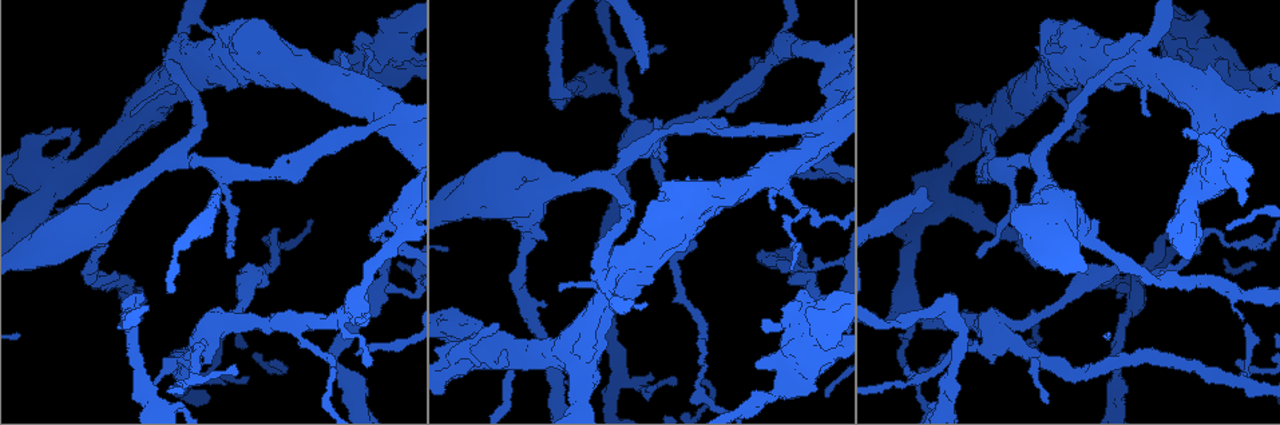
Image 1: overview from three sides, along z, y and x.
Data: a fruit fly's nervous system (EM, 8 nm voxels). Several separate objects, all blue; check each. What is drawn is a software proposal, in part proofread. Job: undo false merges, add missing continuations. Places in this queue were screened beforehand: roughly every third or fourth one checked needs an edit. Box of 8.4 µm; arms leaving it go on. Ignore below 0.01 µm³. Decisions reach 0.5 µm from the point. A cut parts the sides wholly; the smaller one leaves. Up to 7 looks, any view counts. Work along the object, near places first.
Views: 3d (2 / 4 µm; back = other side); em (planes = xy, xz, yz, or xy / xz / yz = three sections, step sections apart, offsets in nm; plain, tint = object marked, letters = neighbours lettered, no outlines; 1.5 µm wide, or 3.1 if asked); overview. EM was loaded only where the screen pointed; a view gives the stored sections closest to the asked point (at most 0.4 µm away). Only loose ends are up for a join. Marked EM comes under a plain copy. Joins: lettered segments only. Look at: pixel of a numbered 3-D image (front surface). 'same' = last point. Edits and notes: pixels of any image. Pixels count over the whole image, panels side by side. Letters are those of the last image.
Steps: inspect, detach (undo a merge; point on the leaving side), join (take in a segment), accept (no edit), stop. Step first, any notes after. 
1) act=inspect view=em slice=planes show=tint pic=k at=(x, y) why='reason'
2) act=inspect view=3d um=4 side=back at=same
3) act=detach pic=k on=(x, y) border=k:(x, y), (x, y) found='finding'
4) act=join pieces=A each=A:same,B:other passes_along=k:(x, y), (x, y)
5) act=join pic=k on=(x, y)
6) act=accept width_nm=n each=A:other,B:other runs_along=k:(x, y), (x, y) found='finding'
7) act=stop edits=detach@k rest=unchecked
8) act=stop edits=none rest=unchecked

act=inspect view=3d um=2 pic=1 at=(607, 281) why='small branch off a trunk'

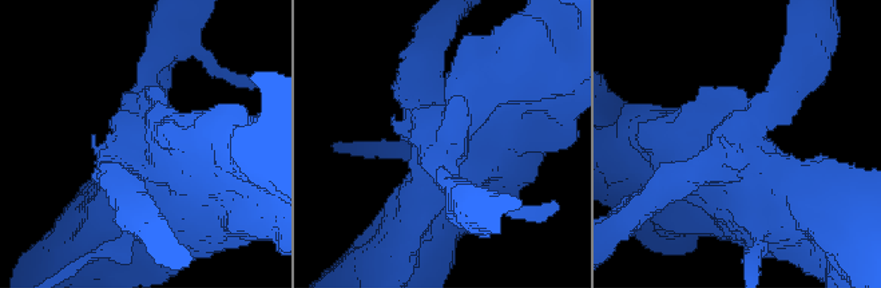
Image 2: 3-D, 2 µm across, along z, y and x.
act=inspect view=em slice=planes show=letters pic=2 at=(737, 165) why='need the tissue'

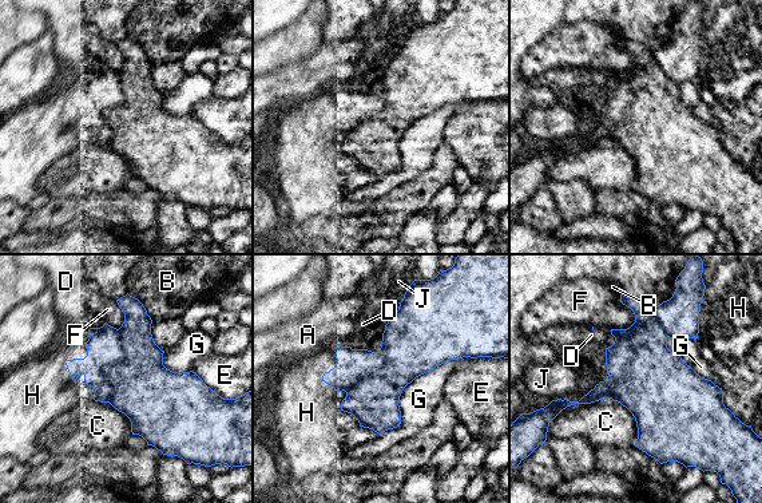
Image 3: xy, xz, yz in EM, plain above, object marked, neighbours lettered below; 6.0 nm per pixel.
act=detach pic=3 on=(104, 349) each=A:other,B:other,C:other,D:other,E:other,F:other,G:other,H:other,J:other found='a second cell is stuck on'

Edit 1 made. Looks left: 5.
act=inspect view=overview

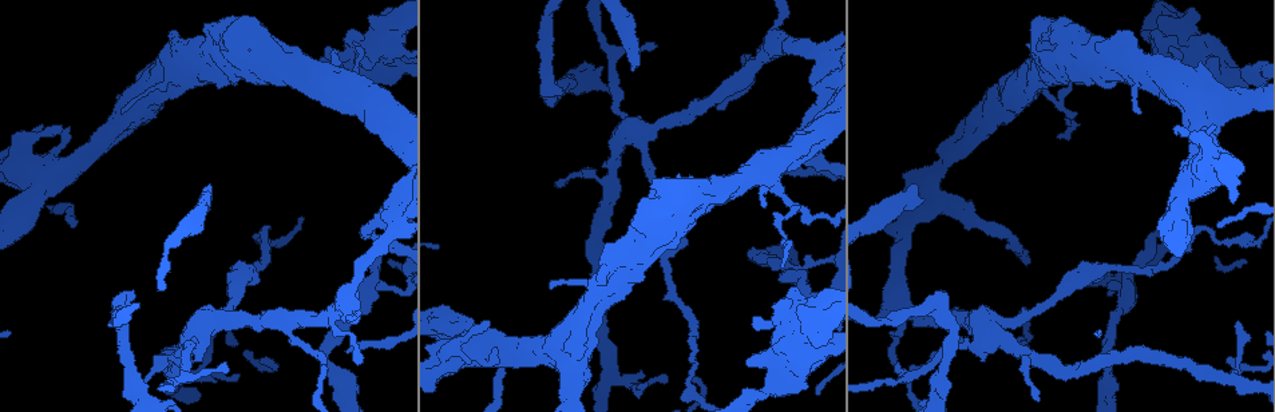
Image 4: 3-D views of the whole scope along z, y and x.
act=inspect view=em slice=xy step=4 show=tint pic=4 at=(777, 184) why='thick turns thin'

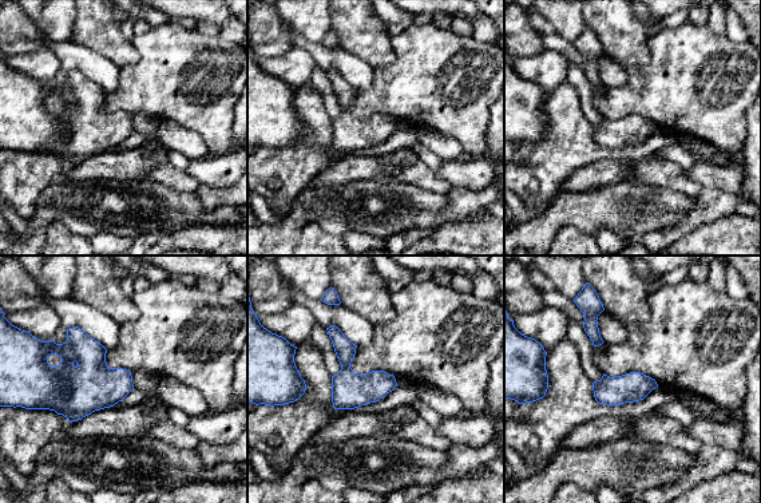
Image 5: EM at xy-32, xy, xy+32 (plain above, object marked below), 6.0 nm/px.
act=inspect view=em slice=xy step=4 show=letters at=same why='see the neighbours'

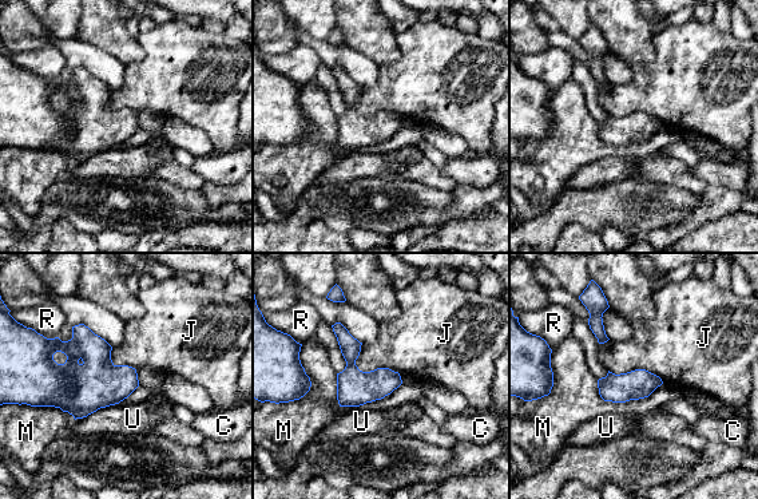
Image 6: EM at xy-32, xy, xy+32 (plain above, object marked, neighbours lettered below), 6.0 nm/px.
act=accept each=C:other,J:other,M:other,R:other,U:other border=6:(401, 383), (358, 406), (336, 399) found='one cell here'

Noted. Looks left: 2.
act=inspect view=em slice=planes show=letters pic=4 at=(800, 277) why='two arms in line, one across'

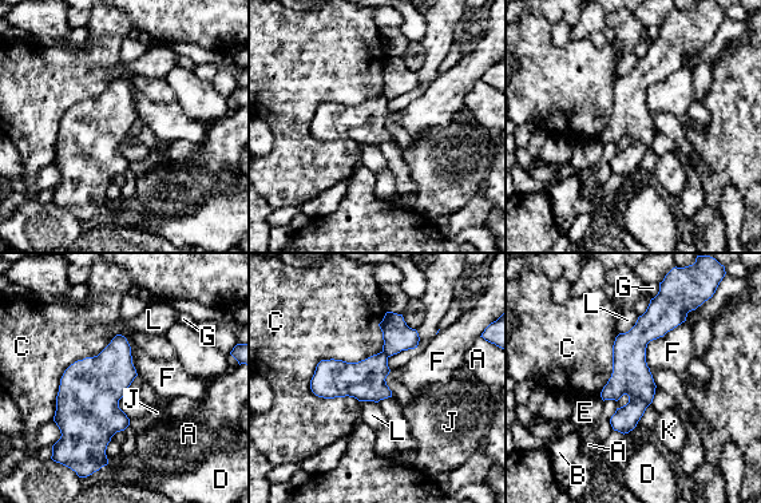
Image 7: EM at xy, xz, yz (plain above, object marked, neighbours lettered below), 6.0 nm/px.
act=detach pic=7 on=(365, 380) each=A:other,B:other,C:other,D:other,E:other,F:other,G:other,J:other,K:other,L:other border=7:(381, 352), (388, 356) found='a second cell is stuck on'

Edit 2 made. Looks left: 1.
act=stop edits=detach@3,detach@7 rest=unchecked

